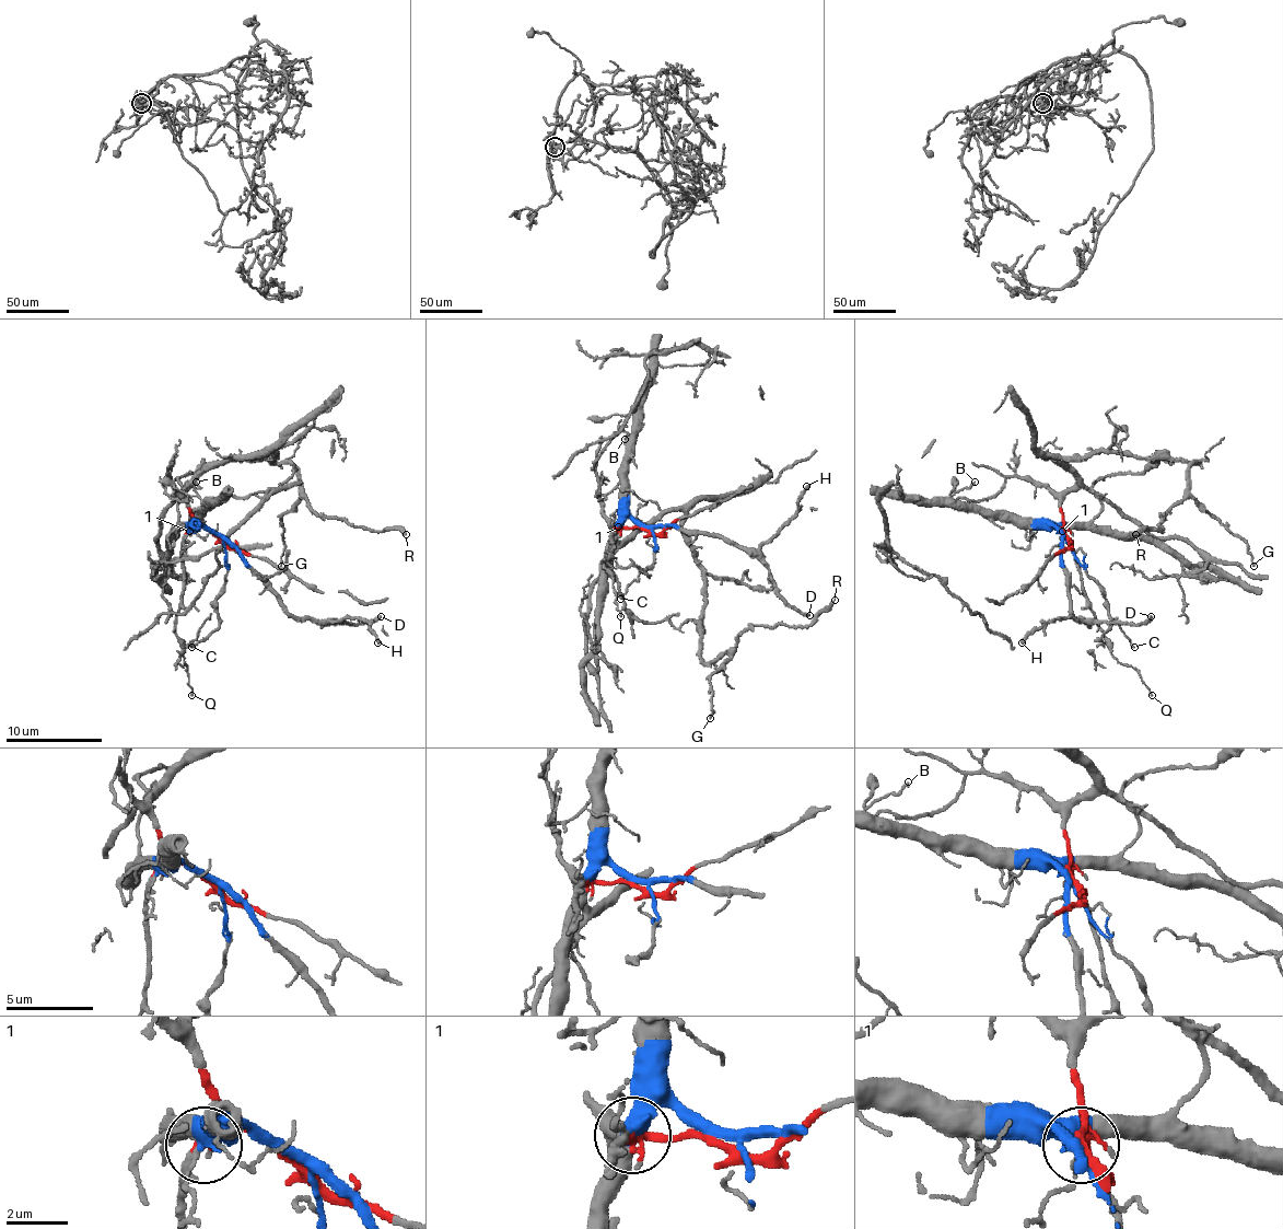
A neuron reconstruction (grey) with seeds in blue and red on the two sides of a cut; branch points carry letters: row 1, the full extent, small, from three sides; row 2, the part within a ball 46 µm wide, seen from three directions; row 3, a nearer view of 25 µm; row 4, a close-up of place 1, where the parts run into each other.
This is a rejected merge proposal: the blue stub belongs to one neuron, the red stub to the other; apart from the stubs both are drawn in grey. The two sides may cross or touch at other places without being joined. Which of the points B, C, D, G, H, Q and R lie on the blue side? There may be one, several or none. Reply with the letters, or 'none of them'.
B, C, D, H

